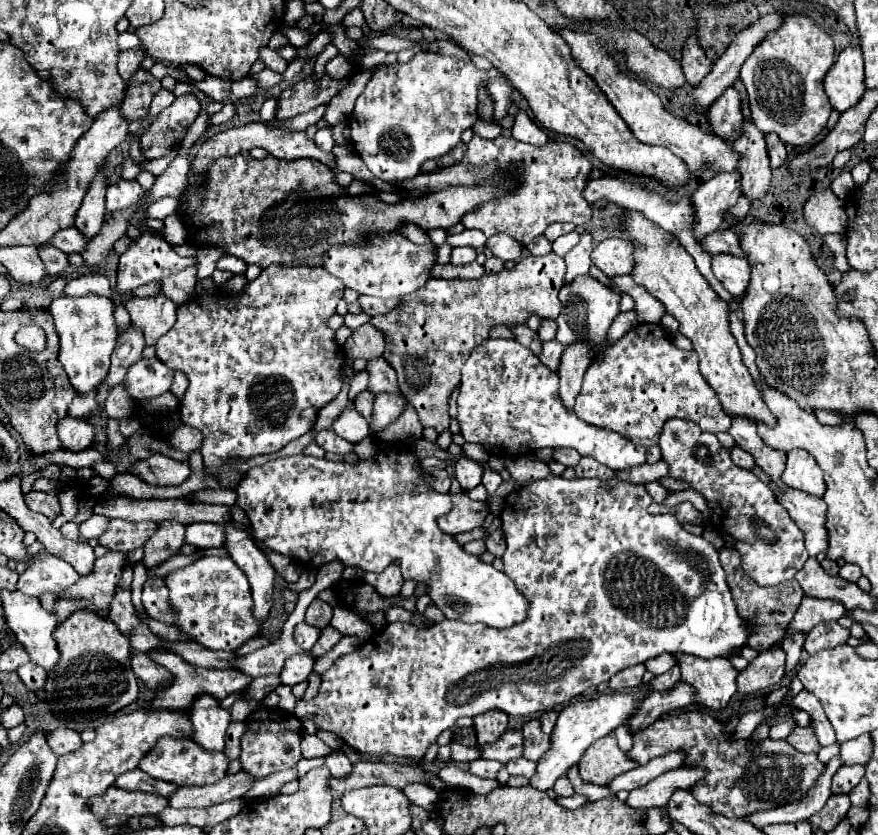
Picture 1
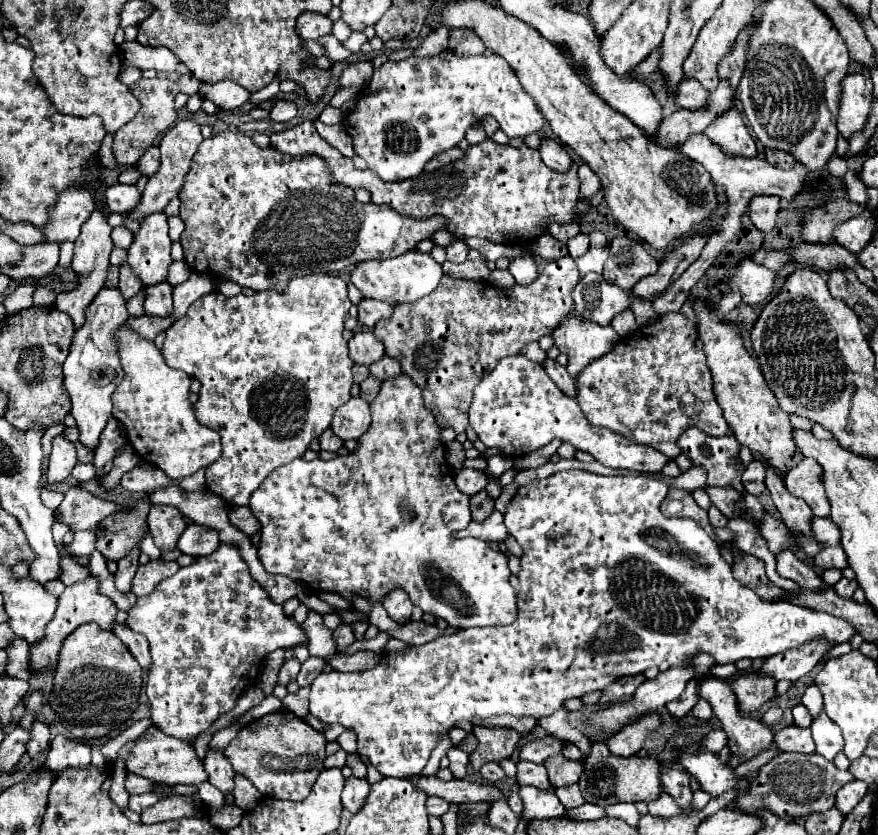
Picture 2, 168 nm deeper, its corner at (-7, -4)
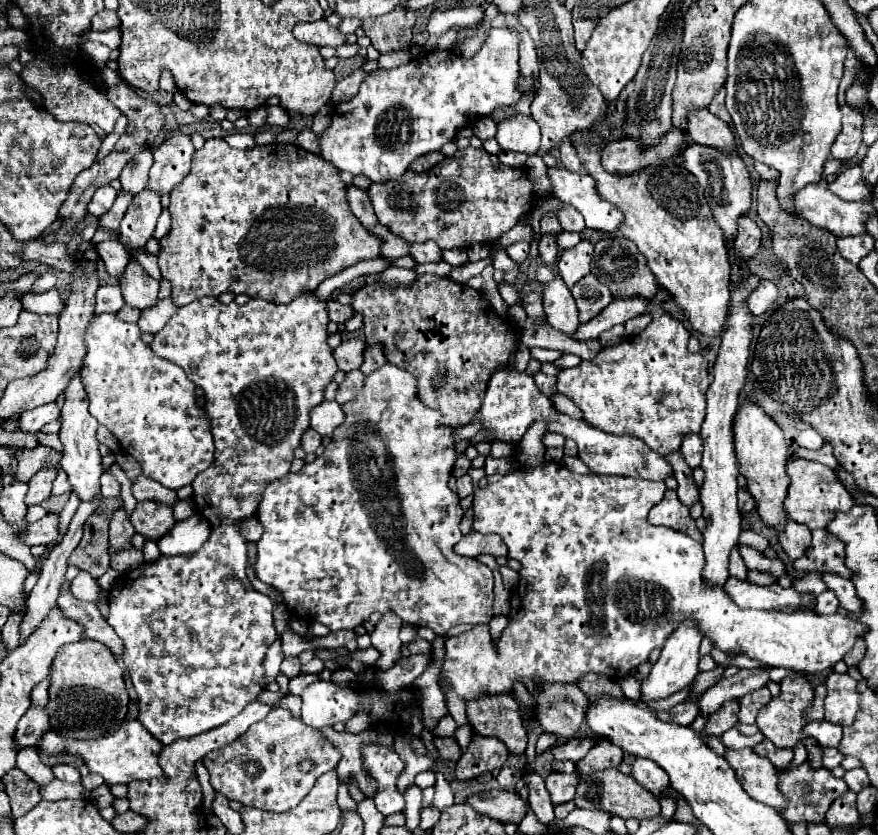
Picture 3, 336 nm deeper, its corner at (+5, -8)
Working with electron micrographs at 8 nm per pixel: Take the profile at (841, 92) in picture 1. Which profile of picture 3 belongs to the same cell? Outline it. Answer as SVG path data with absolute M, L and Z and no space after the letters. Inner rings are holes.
M850 104L842 106L842 130L832 144L832 158L850 160L856 156L862 142L862 114Z

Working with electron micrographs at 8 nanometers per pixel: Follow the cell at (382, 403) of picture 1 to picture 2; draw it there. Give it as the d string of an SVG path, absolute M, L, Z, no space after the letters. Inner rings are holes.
M404 372L400 376L394 376L392 380L384 380L376 400L370 404L370 412L372 412L372 424L366 430L366 434L360 436L358 448L354 452L344 454L344 456L334 456L330 460L316 458L312 462L306 462L306 460L298 458L292 464L286 464L286 466L274 470L266 478L266 482L252 494L250 510L262 524L262 532L260 532L262 540L260 540L258 556L260 556L262 566L266 568L266 572L282 574L282 576L286 574L292 580L302 580L312 590L318 588L318 592L340 594L350 604L354 602L356 594L362 596L368 602L382 602L386 598L386 594L390 594L394 588L402 588L406 594L410 594L410 600L412 600L414 606L422 608L422 612L426 612L426 614L432 614L436 618L444 618L454 628L512 624L516 620L516 594L514 594L514 590L512 590L512 586L508 582L510 570L508 570L506 554L502 554L500 550L492 550L490 544L486 544L482 540L472 540L472 538L458 540L458 538L452 538L454 532L458 532L460 528L466 528L470 524L470 520L472 520L470 518L470 500L454 484L454 474L448 468L446 456L444 456L446 448L440 442L440 428L438 428L438 424L434 420L434 414L428 408L424 408L424 400L420 396L420 388Z

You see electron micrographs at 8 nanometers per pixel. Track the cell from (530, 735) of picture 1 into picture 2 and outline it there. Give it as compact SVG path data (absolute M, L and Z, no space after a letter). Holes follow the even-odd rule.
M550 756L550 760L546 760L544 766L548 770L552 786L556 786L556 788L576 784L584 770L584 766L580 762L572 762L564 756Z

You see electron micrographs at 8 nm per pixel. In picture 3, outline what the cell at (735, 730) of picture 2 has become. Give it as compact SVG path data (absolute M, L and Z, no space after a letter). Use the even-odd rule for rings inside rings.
M726 748L724 760L734 768L738 782L754 800L760 800L762 804L768 804L776 810L782 810L786 806L786 800L782 800L778 788L776 788L776 768L770 760L764 756L758 756L754 748L742 748L732 750Z

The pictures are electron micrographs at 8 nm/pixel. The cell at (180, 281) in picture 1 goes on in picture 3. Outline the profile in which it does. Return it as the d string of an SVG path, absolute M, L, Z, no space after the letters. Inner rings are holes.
M124 306L116 316L122 320L122 322L137 323L141 315L141 311L132 306Z

